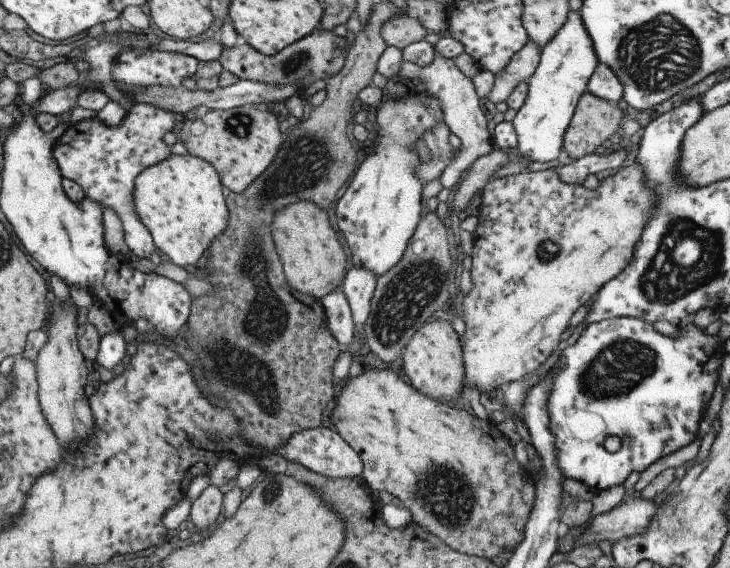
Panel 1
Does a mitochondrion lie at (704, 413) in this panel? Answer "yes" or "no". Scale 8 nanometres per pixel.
no

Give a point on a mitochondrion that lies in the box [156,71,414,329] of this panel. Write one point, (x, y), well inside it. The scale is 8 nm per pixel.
(239, 124)

